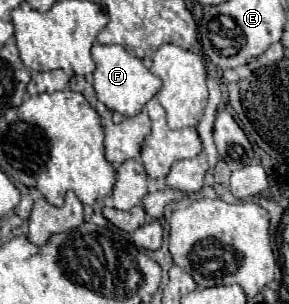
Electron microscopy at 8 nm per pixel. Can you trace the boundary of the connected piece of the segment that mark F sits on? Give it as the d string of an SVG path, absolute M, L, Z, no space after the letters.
M94 43L92 47L92 59L96 63L94 71L94 89L98 99L110 109L118 111L124 117L134 117L138 115L144 105L160 91L162 81L142 63L142 59L134 57L120 45L100 45Z

